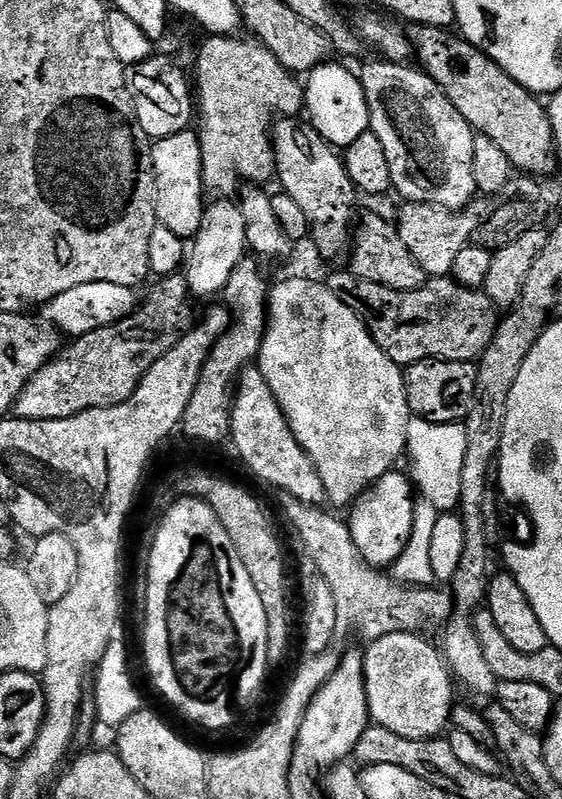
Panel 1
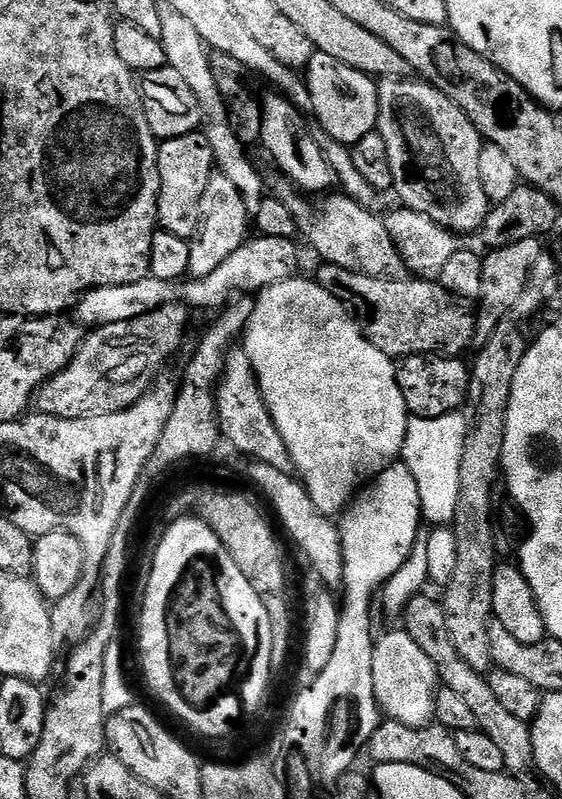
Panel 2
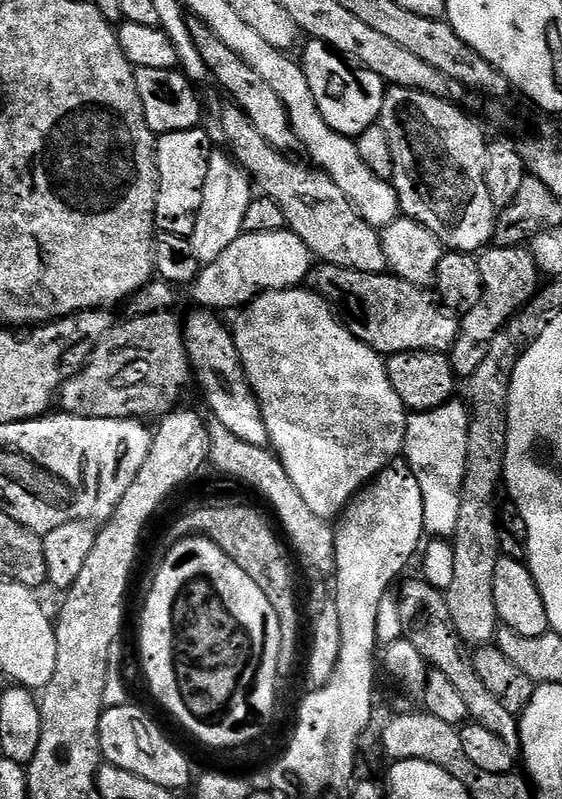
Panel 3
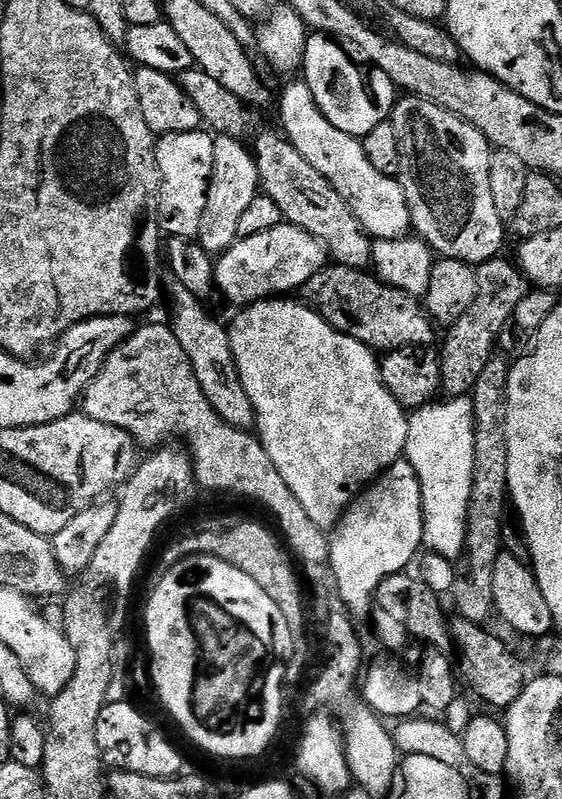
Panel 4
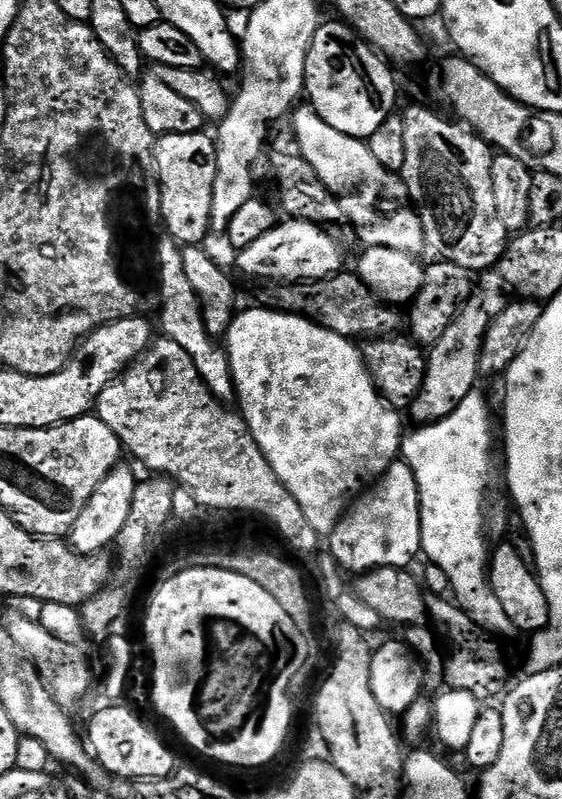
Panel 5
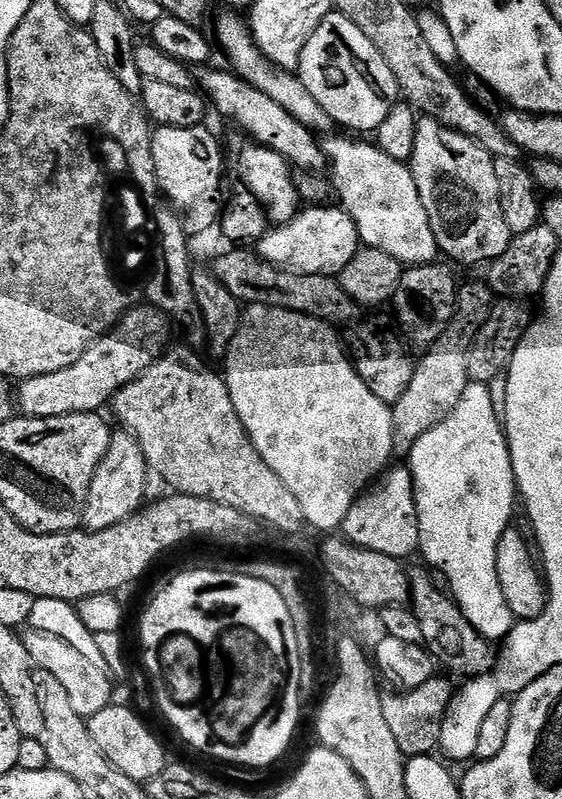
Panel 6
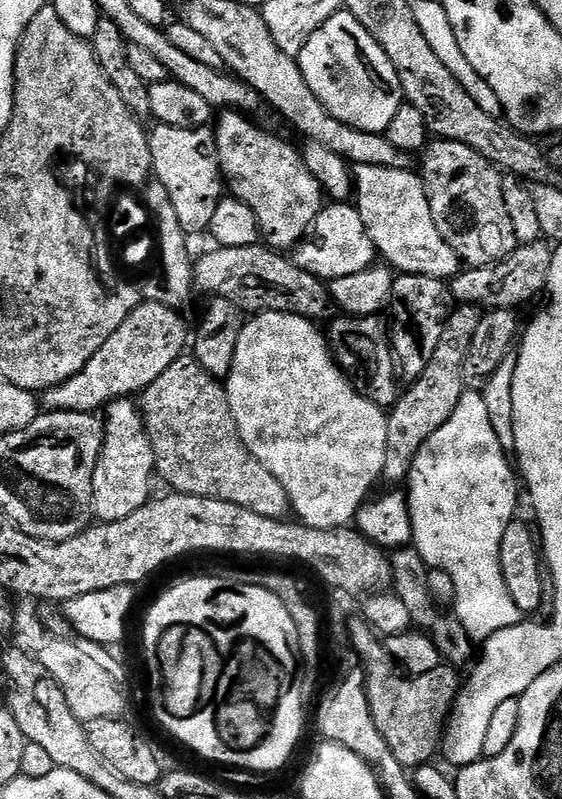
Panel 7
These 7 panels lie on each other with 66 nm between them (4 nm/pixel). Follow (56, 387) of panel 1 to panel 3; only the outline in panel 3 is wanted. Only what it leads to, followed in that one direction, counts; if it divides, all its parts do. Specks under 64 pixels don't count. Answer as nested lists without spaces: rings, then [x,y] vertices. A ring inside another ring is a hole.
[[[175,311],[155,312],[154,314],[146,314],[145,316],[134,316],[125,319],[125,324],[117,323],[111,332],[108,332],[100,339],[95,350],[92,351],[92,357],[88,359],[88,365],[77,374],[74,378],[70,378],[58,393],[58,404],[63,411],[68,412],[71,416],[85,416],[86,418],[118,418],[119,420],[139,420],[141,418],[149,418],[148,416],[156,416],[155,418],[163,418],[168,415],[174,408],[181,403],[180,388],[184,388],[193,379],[194,373],[192,365],[188,362],[188,351],[184,345],[184,330],[182,327],[181,317]]]

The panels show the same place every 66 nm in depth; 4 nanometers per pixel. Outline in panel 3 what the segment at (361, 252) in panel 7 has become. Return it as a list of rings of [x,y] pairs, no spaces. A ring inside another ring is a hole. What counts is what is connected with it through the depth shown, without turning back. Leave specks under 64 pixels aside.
[[[290,230],[262,234],[243,231],[218,258],[201,267],[199,276],[190,285],[191,303],[213,310],[240,310],[251,304],[261,292],[303,285],[313,267],[312,251],[306,246],[306,242],[302,242],[302,238],[298,238],[298,234]]]

